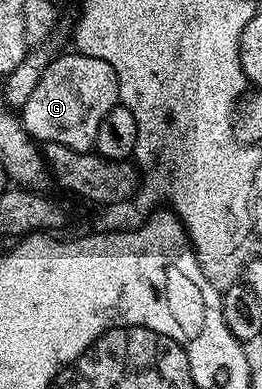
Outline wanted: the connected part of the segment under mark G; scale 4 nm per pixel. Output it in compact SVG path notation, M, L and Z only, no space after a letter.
M80 53L50 58L39 85L27 97L27 105L19 109L21 124L29 136L42 144L58 143L67 149L92 151L97 146L99 124L119 103L119 81L115 69L99 57Z

